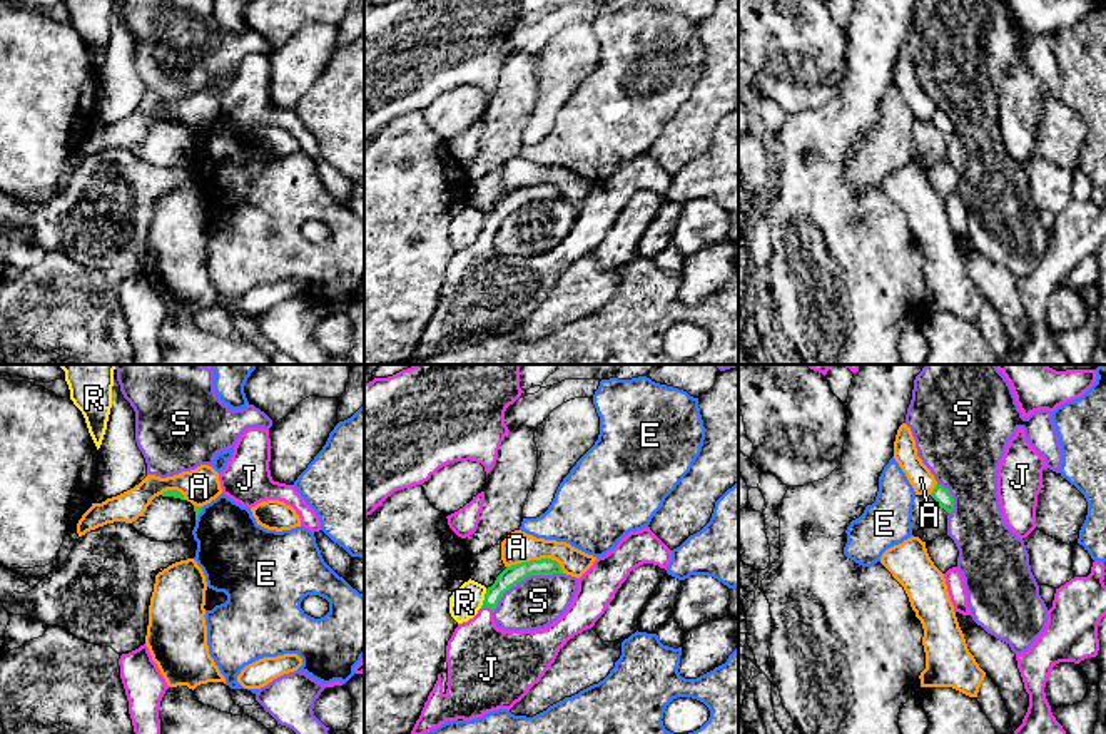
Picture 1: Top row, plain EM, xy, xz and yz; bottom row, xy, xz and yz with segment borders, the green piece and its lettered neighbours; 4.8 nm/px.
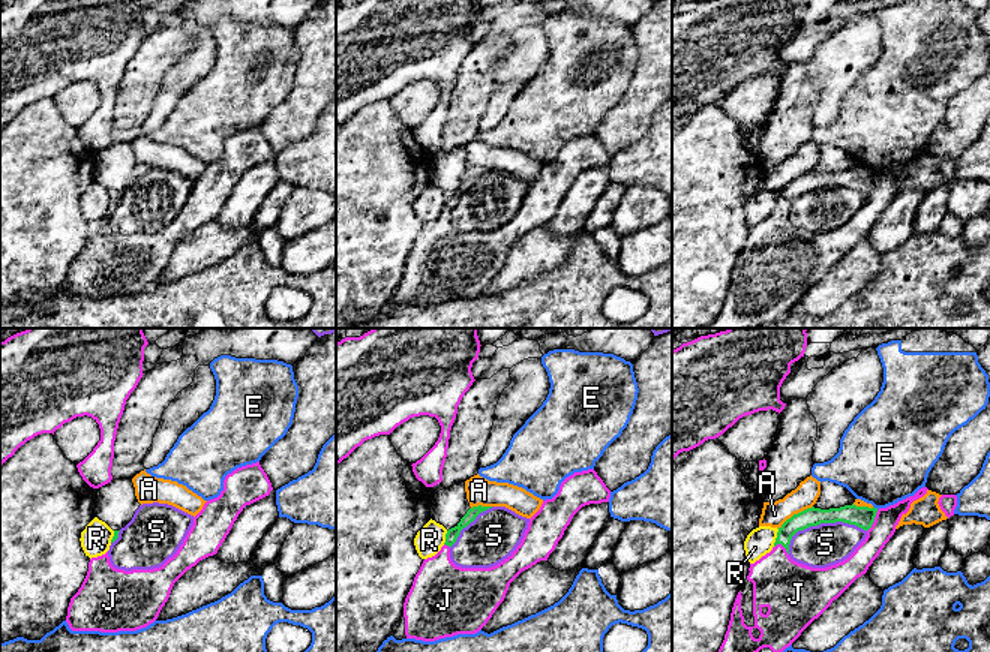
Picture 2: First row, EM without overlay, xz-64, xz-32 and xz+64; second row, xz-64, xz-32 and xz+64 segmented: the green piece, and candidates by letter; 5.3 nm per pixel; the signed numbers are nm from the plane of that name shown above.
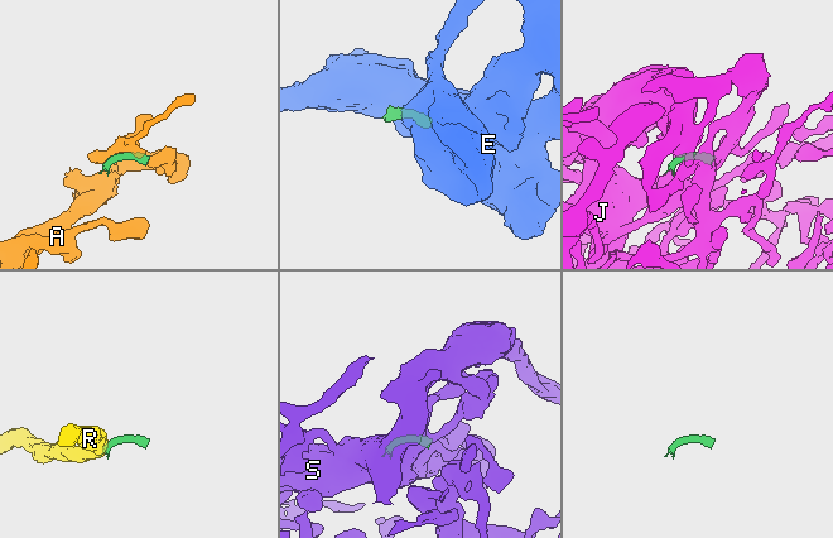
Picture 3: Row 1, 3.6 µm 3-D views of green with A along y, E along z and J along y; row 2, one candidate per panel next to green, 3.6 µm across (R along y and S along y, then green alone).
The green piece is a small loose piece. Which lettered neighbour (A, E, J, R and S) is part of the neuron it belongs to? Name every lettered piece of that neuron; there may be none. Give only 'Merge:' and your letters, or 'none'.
Merge: J

